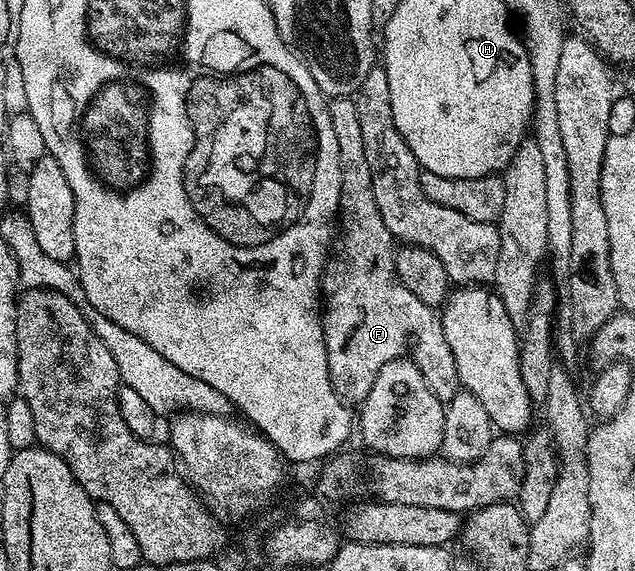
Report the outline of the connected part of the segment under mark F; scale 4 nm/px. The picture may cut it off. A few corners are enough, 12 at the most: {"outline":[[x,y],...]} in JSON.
{"outline":[[355,99],[327,111],[341,160],[321,279],[333,392],[362,406],[408,357],[461,389],[442,317],[395,271]]}

